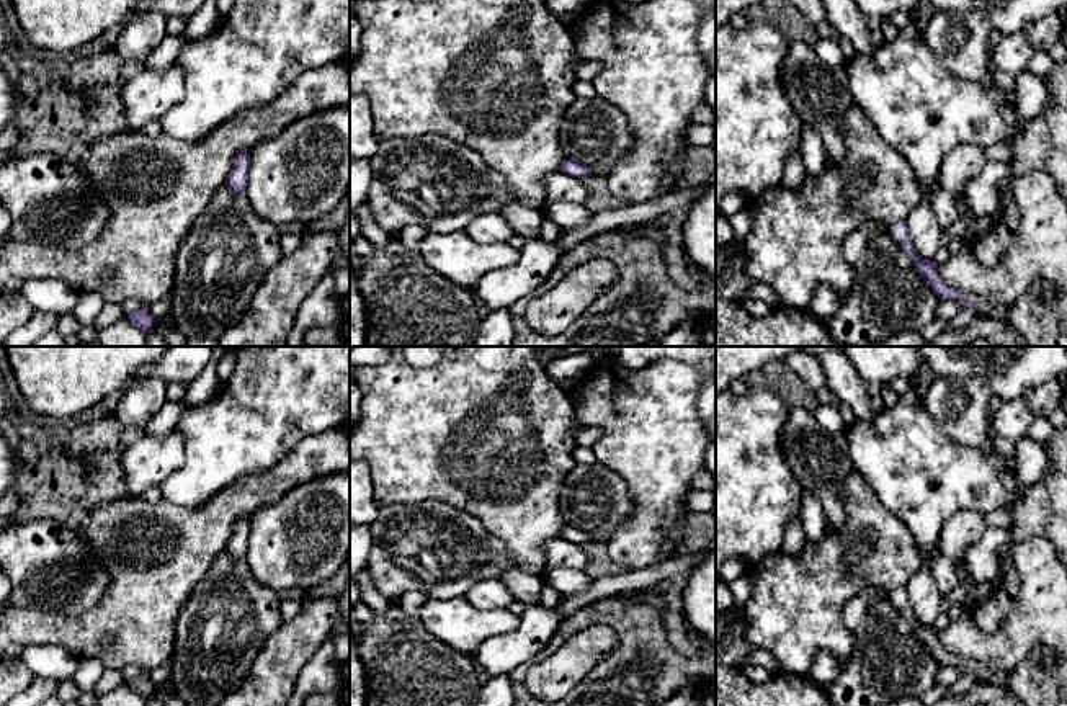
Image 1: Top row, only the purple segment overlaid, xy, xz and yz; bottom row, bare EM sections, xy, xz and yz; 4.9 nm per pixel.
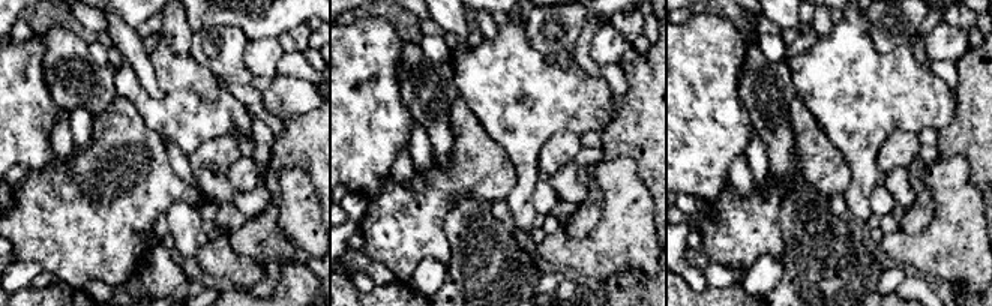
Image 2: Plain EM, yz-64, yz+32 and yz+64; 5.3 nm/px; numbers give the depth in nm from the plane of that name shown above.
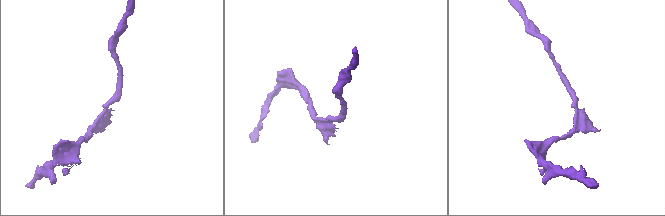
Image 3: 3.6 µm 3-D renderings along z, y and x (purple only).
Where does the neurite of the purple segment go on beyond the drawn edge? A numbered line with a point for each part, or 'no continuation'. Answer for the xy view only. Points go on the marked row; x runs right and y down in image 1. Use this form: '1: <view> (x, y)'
no continuation

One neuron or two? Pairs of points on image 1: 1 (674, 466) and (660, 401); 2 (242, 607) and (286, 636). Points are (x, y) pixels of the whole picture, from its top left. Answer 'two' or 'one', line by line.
1: one
2: two

